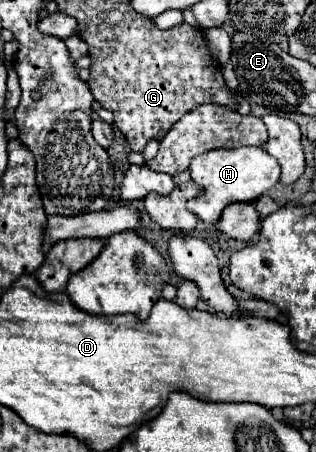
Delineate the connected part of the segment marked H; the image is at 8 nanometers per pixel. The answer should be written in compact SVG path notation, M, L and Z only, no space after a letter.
M259 146L231 148L231 150L211 150L201 156L195 156L189 164L191 180L205 188L205 192L189 200L189 210L207 224L215 224L225 206L233 202L255 202L279 180L279 164L273 156Z

